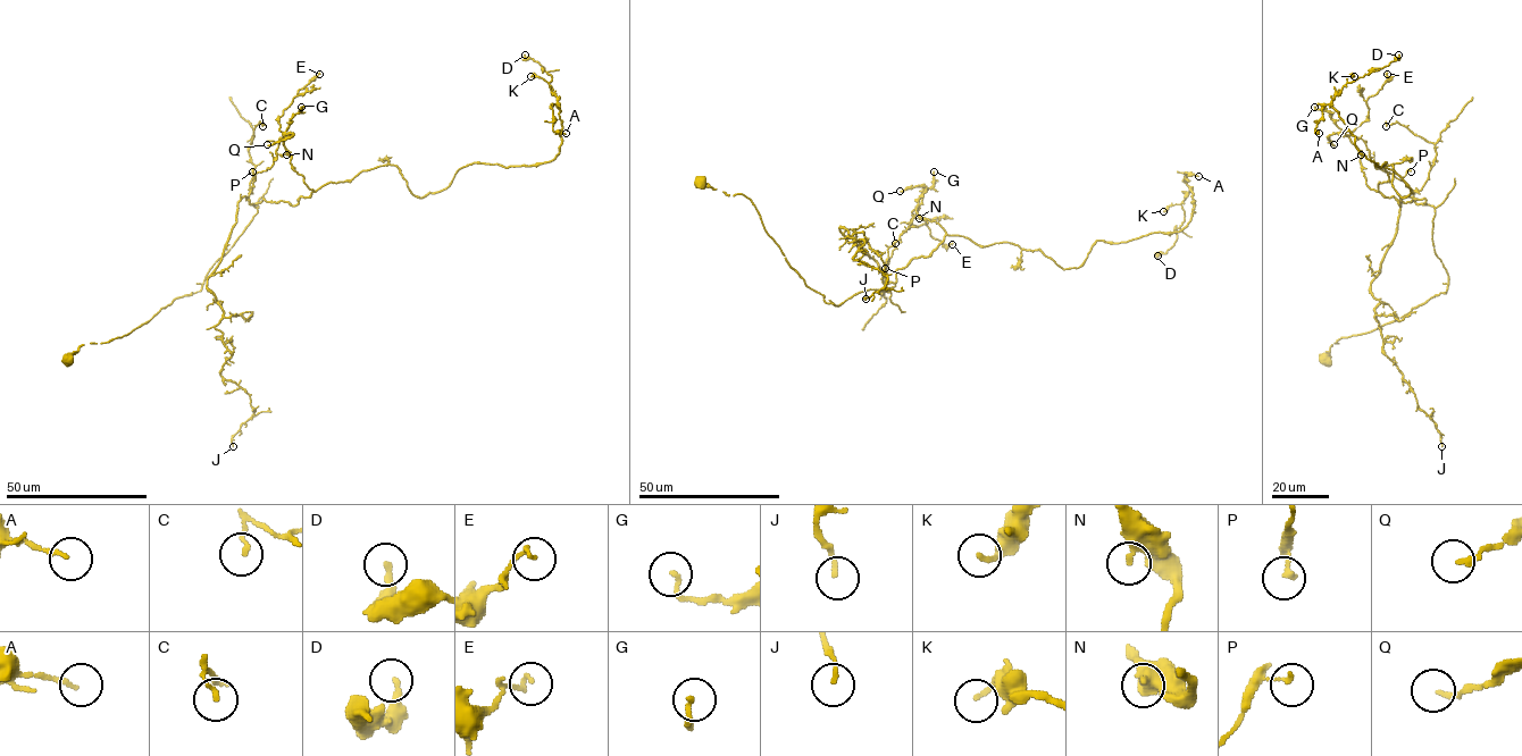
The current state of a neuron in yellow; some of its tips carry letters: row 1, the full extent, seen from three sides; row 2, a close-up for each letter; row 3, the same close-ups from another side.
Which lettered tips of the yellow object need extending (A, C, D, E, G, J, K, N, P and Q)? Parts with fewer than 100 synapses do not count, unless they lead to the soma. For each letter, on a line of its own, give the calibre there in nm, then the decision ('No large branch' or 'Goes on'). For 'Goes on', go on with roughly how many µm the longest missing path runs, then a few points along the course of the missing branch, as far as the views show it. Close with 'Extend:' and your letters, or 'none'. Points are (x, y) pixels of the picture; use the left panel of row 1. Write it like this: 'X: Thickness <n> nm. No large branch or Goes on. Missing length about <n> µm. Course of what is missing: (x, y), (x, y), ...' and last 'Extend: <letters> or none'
A: Thickness 160 nm. No large branch
C: Thickness 140 nm. No large branch
D: Thickness 240 nm. No large branch
E: Thickness 120 nm. No large branch
G: Thickness 170 nm. No large branch
J: Thickness 140 nm. No large branch
K: Thickness 170 nm. No large branch
N: Thickness 340 nm. No large branch
P: Thickness 160 nm. No large branch
Q: Thickness 180 nm. No large branch
Extend: none

